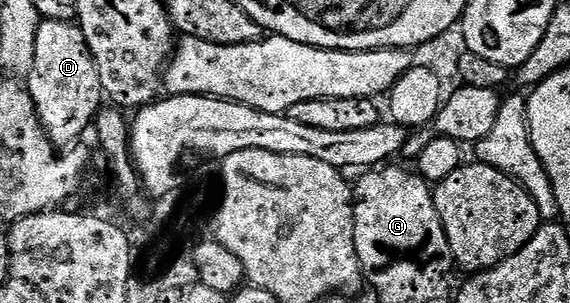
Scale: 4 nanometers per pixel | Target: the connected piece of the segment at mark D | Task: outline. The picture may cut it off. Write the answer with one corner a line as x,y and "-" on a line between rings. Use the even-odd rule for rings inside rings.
41,20
38,27
38,39
34,39
34,67
26,75
26,88
30,99
36,104
36,114
51,139
57,147
72,147
84,132
89,132
95,122
97,113
105,104
102,79
98,79
98,67
94,63
94,55
90,55
90,47
86,43
86,35
82,35
76,21

